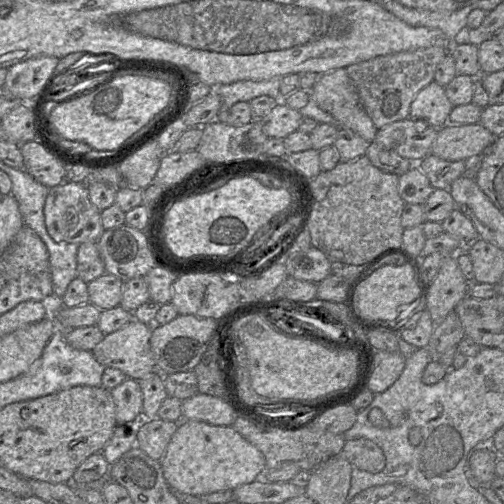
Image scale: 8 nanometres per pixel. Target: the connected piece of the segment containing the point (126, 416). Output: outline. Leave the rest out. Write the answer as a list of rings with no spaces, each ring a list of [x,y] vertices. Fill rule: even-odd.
[[[126,377],[110,390],[117,424],[136,424],[142,419],[143,394],[139,381]]]

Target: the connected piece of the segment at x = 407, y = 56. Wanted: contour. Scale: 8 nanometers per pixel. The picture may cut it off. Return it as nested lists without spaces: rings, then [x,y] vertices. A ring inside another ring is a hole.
[[[431,46],[378,56],[346,68],[363,108],[377,129],[409,118],[413,100],[424,87],[434,81],[436,68],[447,53],[447,47]]]

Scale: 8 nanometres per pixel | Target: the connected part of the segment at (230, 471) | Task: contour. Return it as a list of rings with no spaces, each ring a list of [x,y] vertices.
[[[182,419],[160,460],[164,478],[179,496],[203,496],[231,490],[262,477],[266,470],[263,453],[232,426]]]

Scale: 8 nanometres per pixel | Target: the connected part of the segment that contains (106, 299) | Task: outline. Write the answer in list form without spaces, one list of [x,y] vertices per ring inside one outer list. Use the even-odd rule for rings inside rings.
[[[104,273],[88,283],[89,302],[101,311],[119,306],[123,283],[117,276]]]

